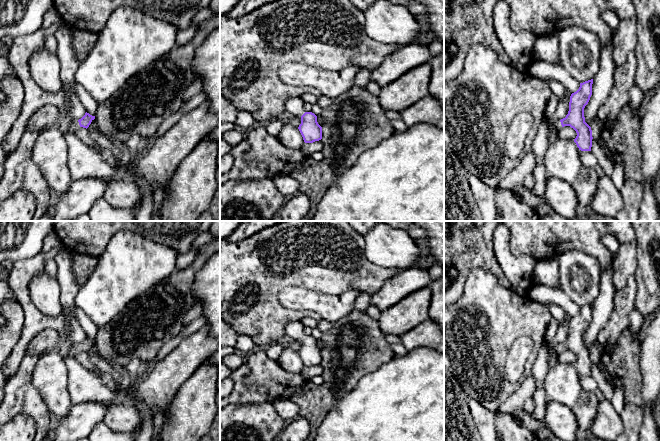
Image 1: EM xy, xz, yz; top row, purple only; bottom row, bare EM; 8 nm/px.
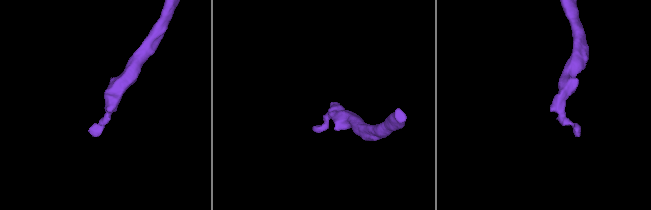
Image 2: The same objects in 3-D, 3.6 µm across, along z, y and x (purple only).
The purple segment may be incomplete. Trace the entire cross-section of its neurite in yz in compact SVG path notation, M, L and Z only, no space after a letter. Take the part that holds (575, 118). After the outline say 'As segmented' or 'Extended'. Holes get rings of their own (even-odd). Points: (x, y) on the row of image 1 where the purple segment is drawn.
M593 79L580 83L579 89L570 96L569 111L566 117L555 122L549 121L549 128L551 126L555 126L557 130L564 126L573 128L577 133L574 142L581 151L591 151L592 147L592 130L584 117L584 108L592 95L592 84Z. Extended

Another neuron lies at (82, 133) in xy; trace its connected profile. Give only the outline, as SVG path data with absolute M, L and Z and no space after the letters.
M80 127L74 132L74 134L88 147L94 149L98 153L102 152L103 148L91 138L86 128Z

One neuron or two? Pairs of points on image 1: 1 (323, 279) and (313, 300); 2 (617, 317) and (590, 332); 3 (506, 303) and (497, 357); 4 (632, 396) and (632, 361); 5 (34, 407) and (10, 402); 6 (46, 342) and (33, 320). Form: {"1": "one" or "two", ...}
{"1": "two", "2": "two", "3": "one", "4": "one", "5": "one", "6": "two"}

